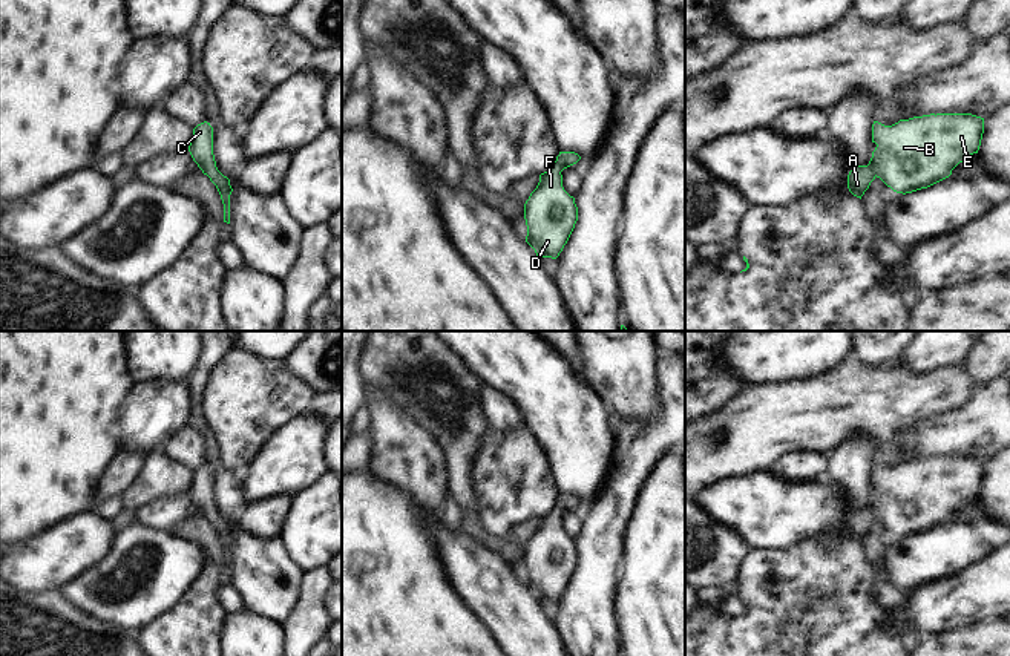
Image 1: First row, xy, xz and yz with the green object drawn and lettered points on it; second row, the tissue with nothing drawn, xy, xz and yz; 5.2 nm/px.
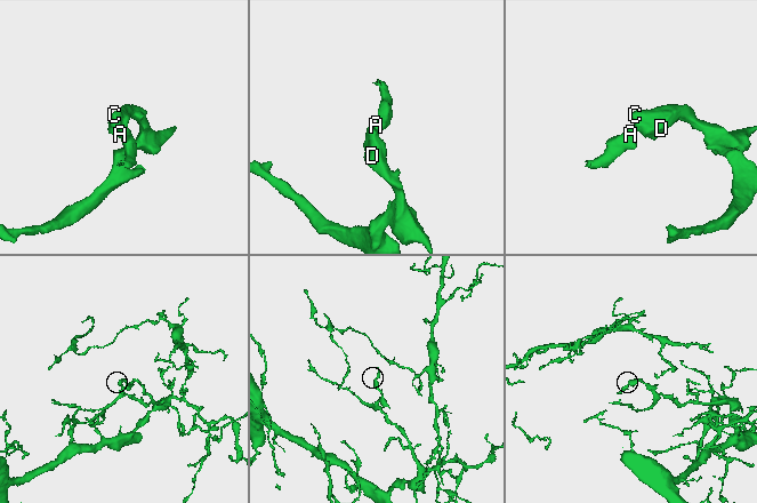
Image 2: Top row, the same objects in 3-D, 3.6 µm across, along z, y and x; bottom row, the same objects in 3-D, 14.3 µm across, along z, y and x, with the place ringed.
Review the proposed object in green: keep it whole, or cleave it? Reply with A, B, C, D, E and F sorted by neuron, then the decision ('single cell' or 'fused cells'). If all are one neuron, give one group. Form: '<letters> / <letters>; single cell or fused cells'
A B C D E F; single cell

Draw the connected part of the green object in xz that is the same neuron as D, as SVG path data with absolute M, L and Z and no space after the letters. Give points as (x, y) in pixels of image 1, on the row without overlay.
M559 495L552 512L539 518L536 532L524 547L526 585L539 602L556 602L575 572L578 550L562 530L561 515L579 503L575 495Z

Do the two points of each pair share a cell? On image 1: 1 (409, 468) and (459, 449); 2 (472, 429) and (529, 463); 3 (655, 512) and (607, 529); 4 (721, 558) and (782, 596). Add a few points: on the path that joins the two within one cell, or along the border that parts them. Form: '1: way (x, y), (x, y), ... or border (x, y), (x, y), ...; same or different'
1: border (422, 428), (445, 454), (449, 489); different
2: border (491, 428), (482, 439), (472, 471); different
3: border (641, 488), (627, 523), (624, 554), (621, 557); different
4: border (756, 552), (737, 581); different

